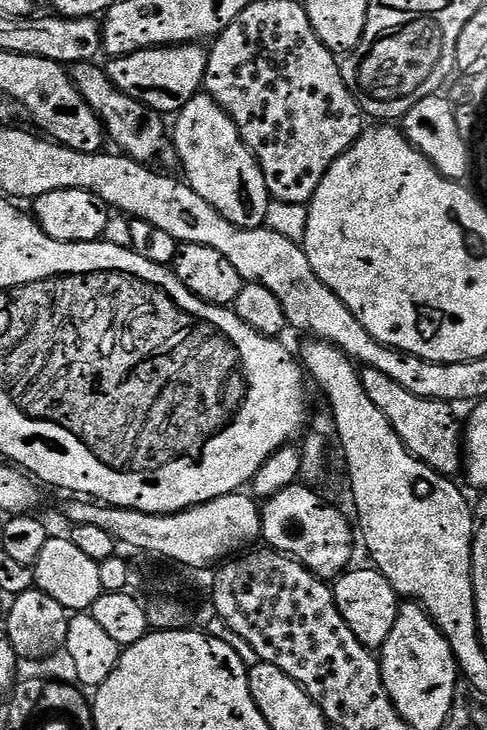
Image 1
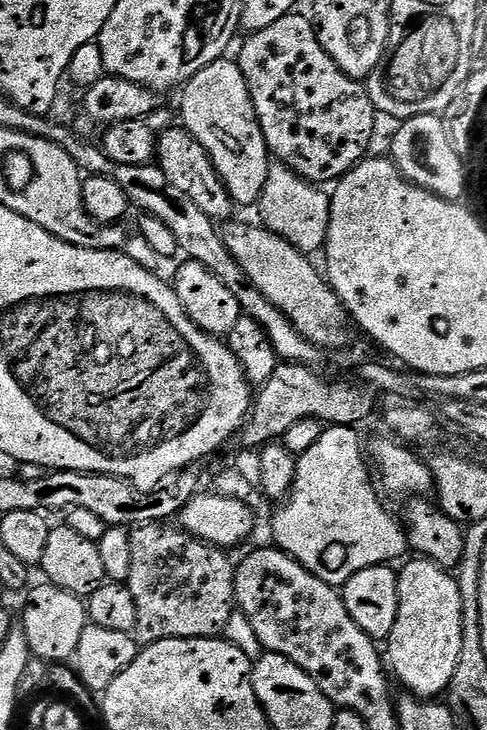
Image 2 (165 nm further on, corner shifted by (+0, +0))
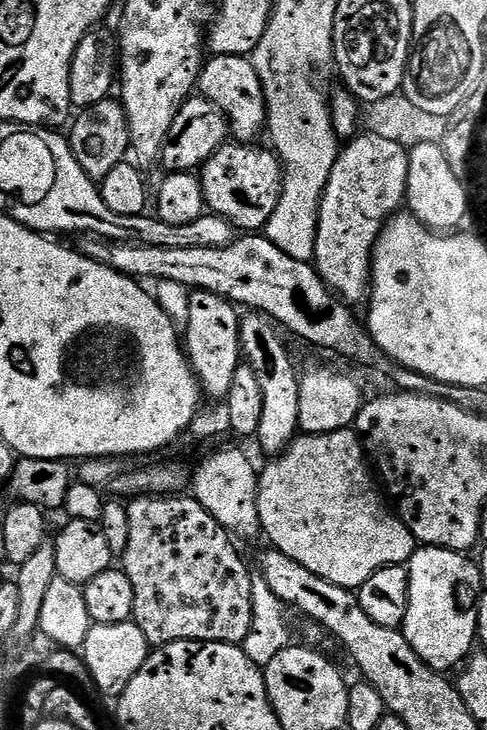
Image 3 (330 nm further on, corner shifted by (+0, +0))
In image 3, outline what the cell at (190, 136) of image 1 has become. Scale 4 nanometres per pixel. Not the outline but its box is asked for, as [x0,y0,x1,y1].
[198,56,266,142]

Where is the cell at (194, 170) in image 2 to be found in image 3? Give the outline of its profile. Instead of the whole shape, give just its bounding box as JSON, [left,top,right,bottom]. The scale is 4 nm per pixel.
[198,142,282,234]

